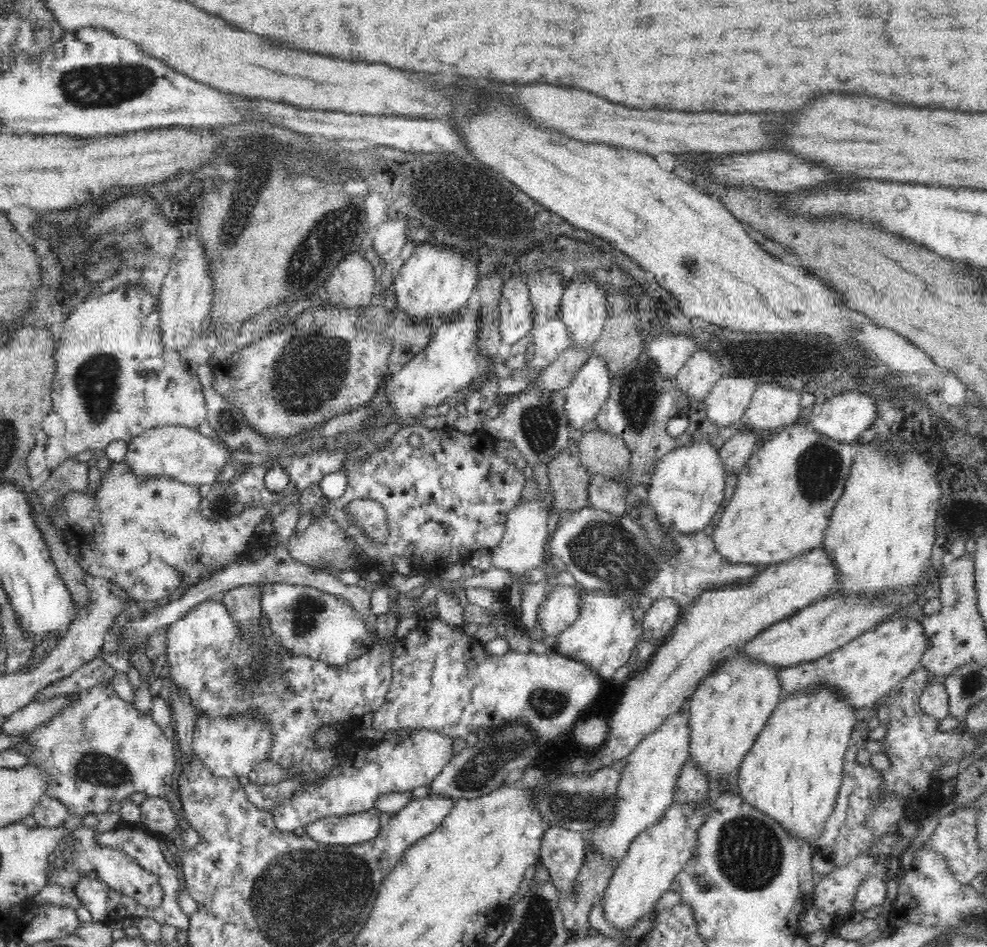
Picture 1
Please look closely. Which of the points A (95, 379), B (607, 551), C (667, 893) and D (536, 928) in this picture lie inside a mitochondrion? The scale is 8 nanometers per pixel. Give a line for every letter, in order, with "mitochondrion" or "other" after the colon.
A: mitochondrion
B: mitochondrion
C: other
D: mitochondrion

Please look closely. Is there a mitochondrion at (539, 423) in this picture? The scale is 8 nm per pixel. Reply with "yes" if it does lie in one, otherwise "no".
yes

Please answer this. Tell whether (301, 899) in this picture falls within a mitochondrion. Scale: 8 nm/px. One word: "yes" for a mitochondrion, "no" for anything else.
yes

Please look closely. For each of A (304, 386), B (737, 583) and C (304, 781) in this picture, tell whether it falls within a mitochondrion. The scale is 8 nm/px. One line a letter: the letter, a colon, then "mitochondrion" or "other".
A: mitochondrion
B: other
C: other

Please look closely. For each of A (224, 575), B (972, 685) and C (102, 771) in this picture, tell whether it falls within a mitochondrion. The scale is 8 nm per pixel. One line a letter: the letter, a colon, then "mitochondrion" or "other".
A: other
B: mitochondrion
C: mitochondrion

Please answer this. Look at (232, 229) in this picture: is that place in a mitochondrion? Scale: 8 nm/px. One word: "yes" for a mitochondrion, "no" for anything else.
yes

